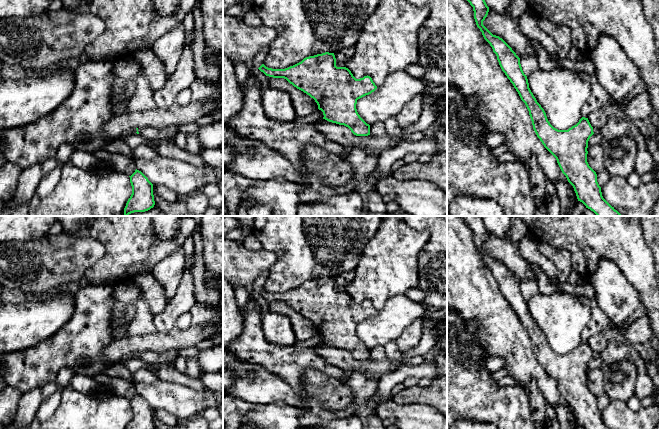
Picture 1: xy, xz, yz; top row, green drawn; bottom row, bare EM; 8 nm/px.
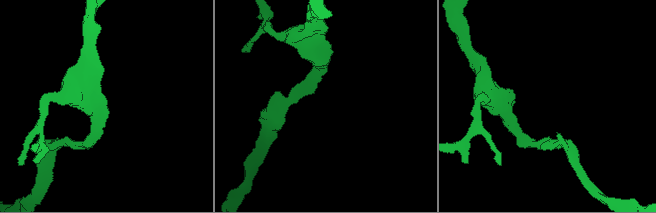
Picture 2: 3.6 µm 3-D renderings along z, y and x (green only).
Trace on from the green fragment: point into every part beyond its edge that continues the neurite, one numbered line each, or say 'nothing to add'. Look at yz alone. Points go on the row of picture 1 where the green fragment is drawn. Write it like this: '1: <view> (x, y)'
nothing to add

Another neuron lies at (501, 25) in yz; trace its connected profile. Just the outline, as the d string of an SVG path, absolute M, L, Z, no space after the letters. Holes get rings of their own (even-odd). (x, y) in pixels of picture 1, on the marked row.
M489 8L483 25L493 35L502 38L519 58L526 55L538 57L536 49L531 45L530 38L521 31L518 22L509 15L498 13Z

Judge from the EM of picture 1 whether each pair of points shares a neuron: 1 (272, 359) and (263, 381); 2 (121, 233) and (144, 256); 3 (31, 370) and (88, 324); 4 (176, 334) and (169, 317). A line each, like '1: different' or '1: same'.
1: different
2: same
3: same
4: different

